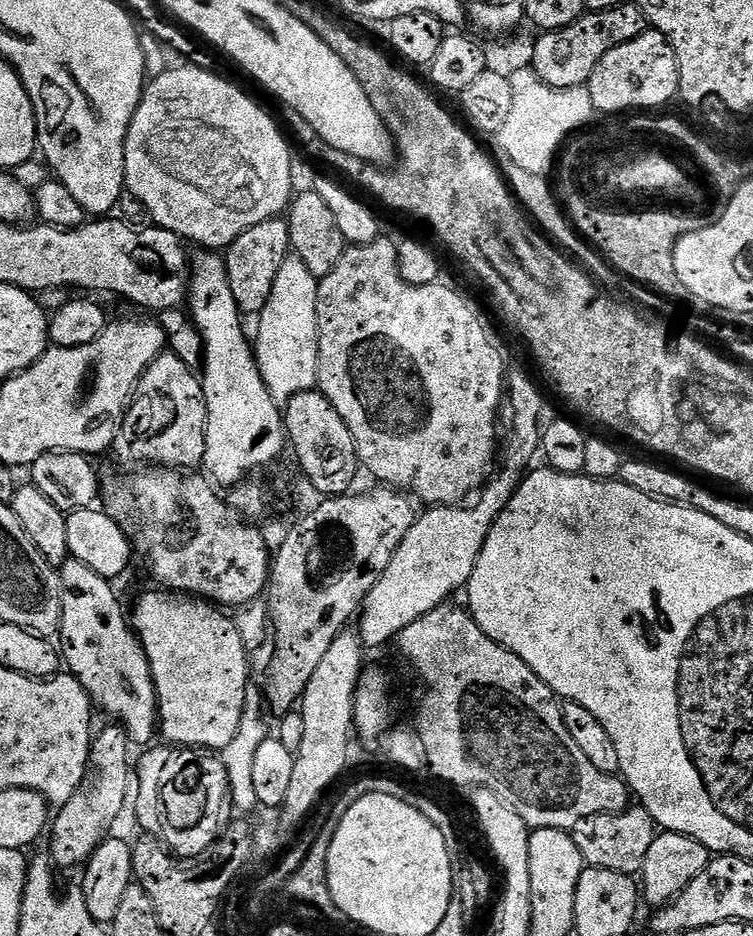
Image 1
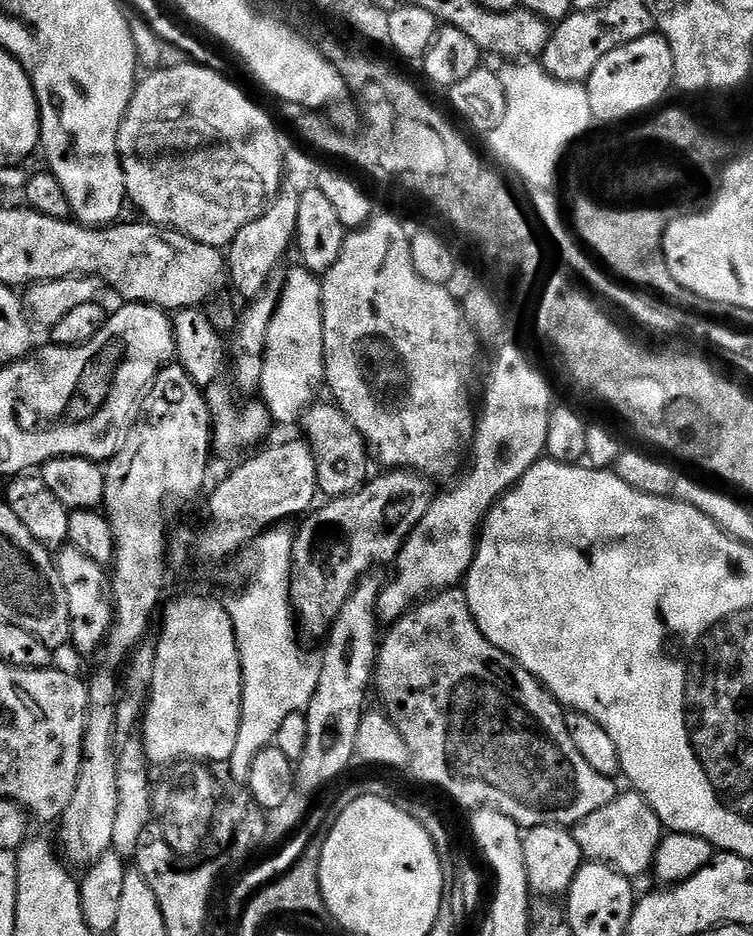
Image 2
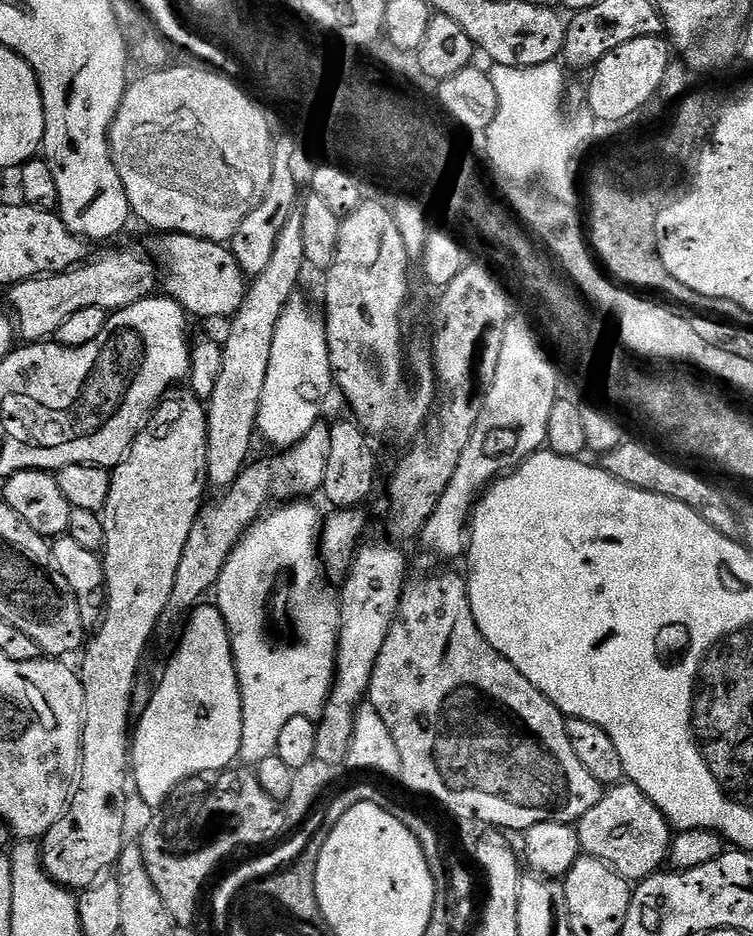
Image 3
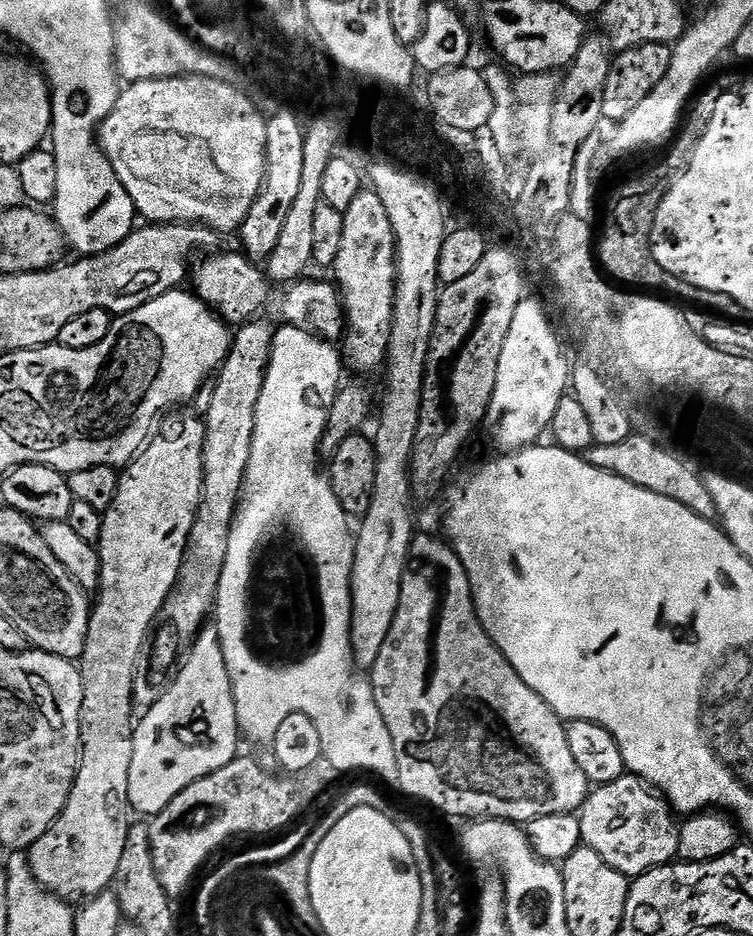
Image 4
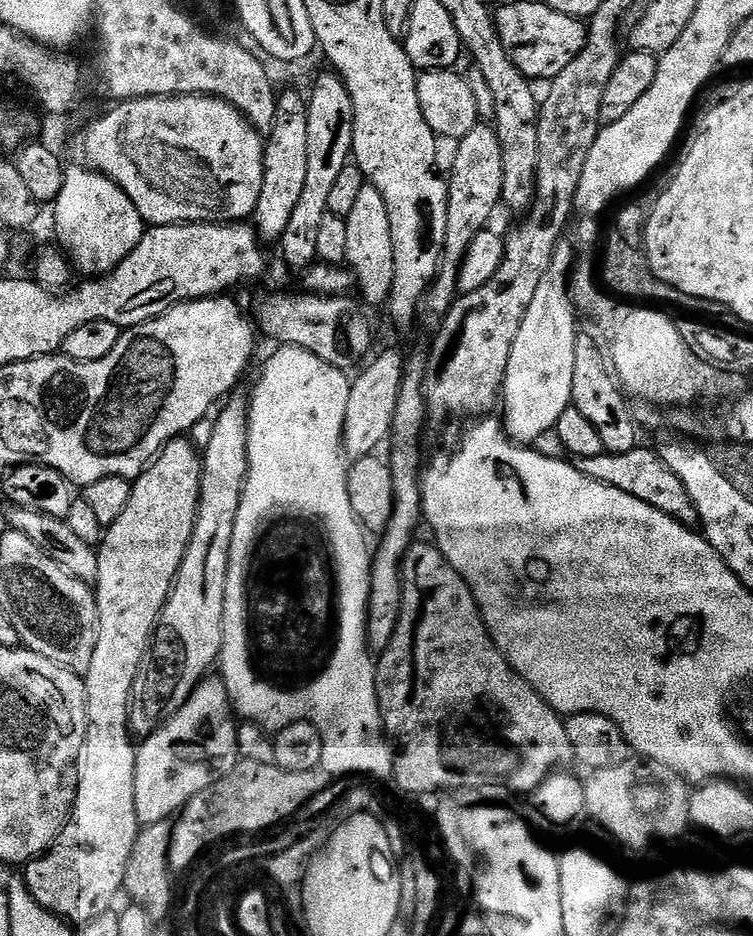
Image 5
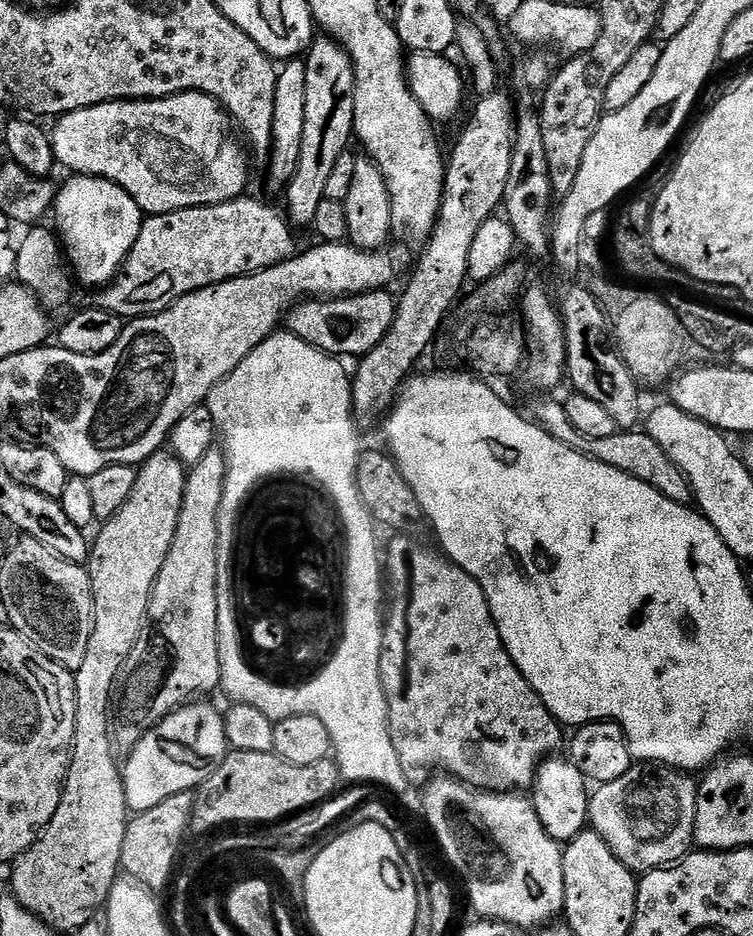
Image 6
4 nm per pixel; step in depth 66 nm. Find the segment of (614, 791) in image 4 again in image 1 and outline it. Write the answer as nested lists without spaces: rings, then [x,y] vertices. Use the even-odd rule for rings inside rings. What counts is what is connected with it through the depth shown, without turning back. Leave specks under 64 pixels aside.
[[[629,806],[622,812],[607,812],[586,818],[570,831],[578,850],[582,850],[587,867],[614,870],[618,874],[635,877],[644,871],[646,853],[656,841],[658,825],[642,806]]]

